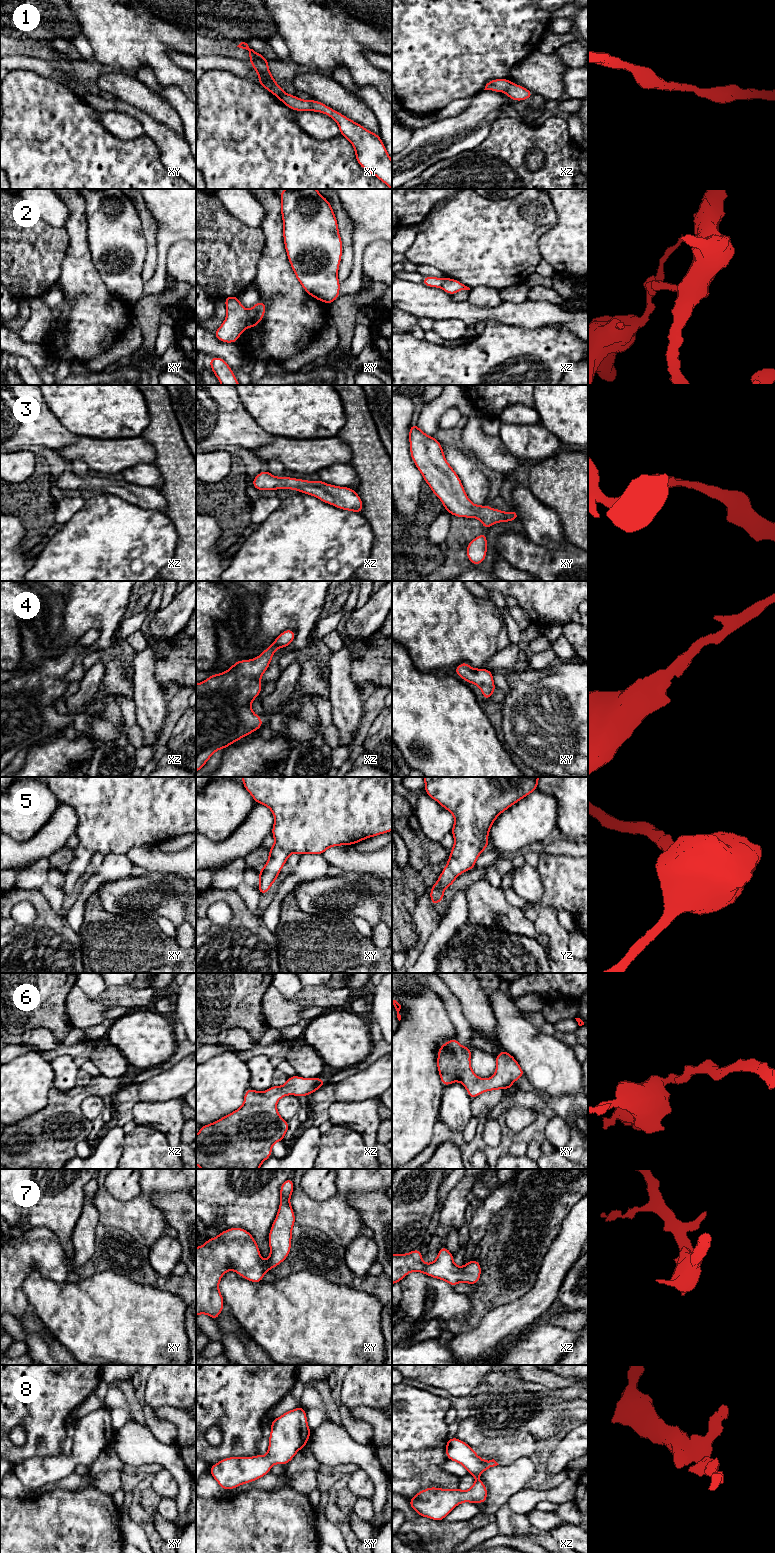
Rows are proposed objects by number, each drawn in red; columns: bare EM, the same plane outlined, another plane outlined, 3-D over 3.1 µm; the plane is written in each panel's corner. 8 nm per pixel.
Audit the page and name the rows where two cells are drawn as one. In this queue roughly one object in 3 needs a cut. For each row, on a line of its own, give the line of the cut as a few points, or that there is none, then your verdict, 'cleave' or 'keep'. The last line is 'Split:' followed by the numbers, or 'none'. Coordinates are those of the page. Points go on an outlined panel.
1: cut none; keep
2: cut xy (246, 311), (249, 327); cleave
3: cut none; keep
4: cut none; keep
5: cut none; keep
6: cut none; keep
7: cut none; keep
8: cut none; keep
Split: 2

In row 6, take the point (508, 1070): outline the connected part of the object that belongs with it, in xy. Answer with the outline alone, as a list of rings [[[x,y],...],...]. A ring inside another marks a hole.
[[[456,1038],[450,1039],[439,1047],[436,1063],[444,1087],[453,1082],[461,1082],[473,1100],[486,1091],[511,1090],[512,1084],[525,1076],[516,1059],[502,1050],[495,1056],[496,1071],[494,1075],[487,1079],[481,1079],[471,1068],[472,1049],[462,1046]]]

